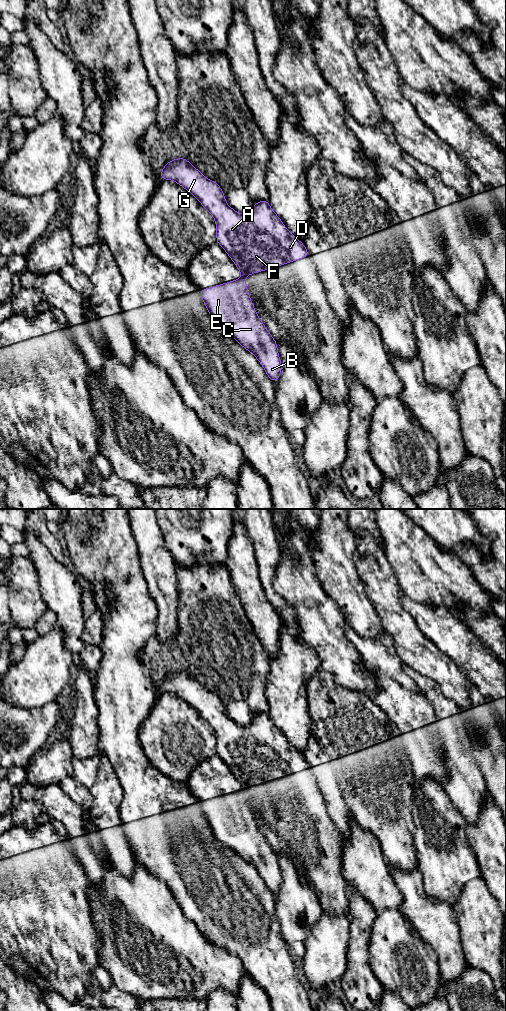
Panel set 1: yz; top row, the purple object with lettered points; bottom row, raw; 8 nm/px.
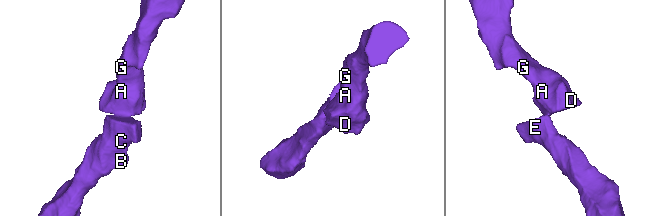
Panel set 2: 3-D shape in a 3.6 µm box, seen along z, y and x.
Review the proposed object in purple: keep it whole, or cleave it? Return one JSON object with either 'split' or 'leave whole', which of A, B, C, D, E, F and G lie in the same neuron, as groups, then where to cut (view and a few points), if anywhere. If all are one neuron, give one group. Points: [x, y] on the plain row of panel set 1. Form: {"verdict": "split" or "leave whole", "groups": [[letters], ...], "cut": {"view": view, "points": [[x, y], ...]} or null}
{"verdict": "split", "groups": [["A", "D", "F", "G"], ["B", "C", "E"]], "cut": {"view": "yz", "points": [[242, 788], [245, 789]]}}

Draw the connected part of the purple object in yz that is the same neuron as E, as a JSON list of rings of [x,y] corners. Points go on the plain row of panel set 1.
[[[246,789],[200,801],[200,808],[215,838],[234,850],[244,861],[252,865],[262,877],[272,894],[277,894],[282,884],[277,854],[260,832],[247,802]]]

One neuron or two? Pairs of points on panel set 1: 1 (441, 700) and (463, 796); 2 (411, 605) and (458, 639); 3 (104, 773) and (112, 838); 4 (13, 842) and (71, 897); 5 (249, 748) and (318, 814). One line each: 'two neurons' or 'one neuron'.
1: one neuron
2: one neuron
3: one neuron
4: one neuron
5: one neuron

